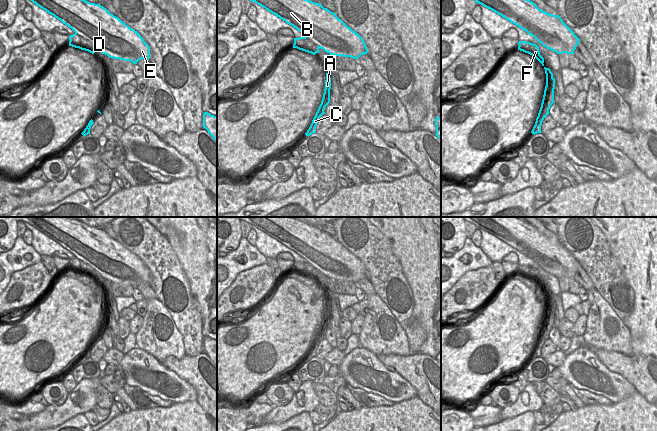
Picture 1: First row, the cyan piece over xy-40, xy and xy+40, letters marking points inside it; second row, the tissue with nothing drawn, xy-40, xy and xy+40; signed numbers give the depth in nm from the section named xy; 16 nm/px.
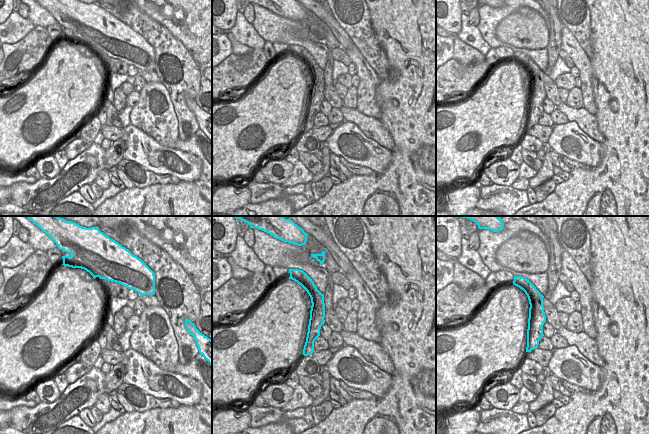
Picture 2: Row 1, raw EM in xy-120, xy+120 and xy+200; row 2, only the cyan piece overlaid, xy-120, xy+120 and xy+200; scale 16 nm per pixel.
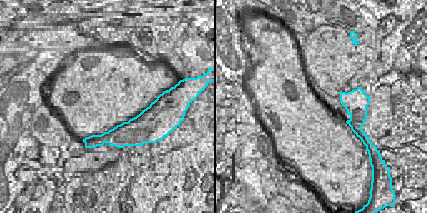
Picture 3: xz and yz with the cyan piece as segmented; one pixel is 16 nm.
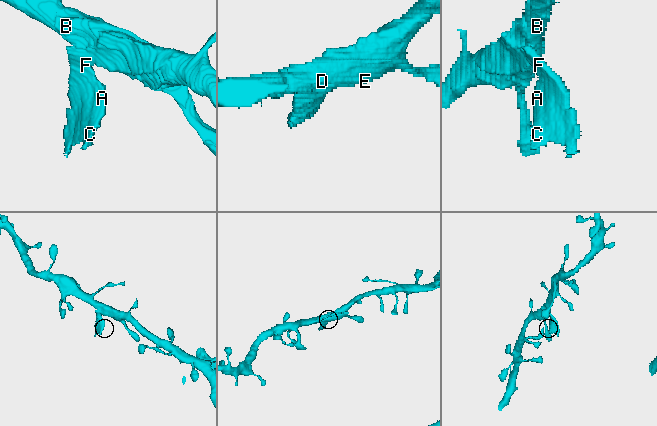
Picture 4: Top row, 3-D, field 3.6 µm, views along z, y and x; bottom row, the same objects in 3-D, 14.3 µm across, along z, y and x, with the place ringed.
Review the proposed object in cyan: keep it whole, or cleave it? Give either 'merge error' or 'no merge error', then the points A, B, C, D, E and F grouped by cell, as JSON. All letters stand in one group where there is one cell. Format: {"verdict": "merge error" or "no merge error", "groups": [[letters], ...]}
{"verdict": "merge error", "groups": [["A", "C", "F"], ["B", "D", "E"]]}

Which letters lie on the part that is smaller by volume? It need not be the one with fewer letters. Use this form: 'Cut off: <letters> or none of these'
Cut off: A, C, F

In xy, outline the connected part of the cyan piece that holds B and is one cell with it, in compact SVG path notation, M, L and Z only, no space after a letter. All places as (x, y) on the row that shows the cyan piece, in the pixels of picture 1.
M250 0L276 15L304 34L294 44L318 45L334 56L358 59L367 54L362 37L348 27L335 13L310 0Z

